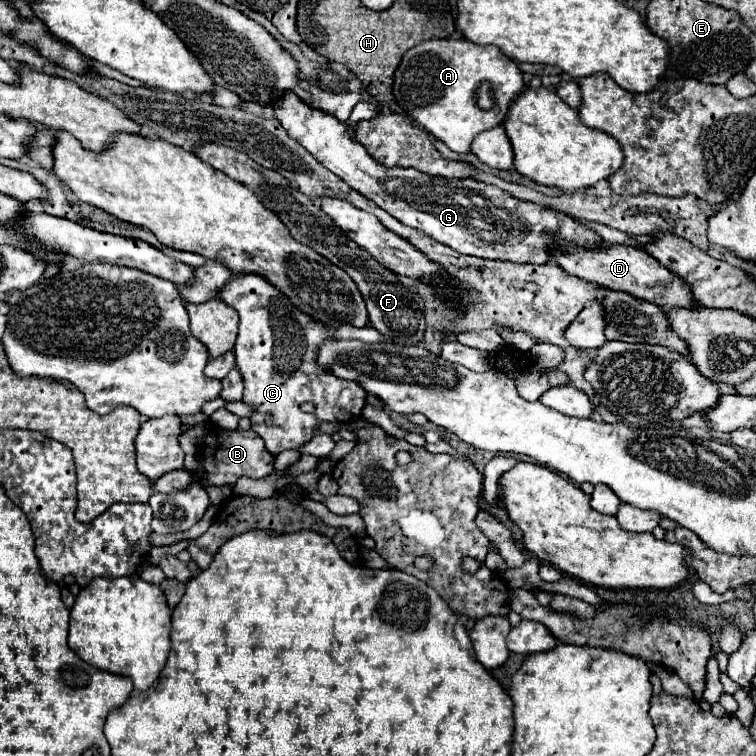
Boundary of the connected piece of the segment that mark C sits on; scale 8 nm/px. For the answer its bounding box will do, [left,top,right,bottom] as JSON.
[220,275,366,457]

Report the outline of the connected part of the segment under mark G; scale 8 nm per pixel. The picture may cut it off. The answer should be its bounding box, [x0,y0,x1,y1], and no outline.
[274,95,600,265]

